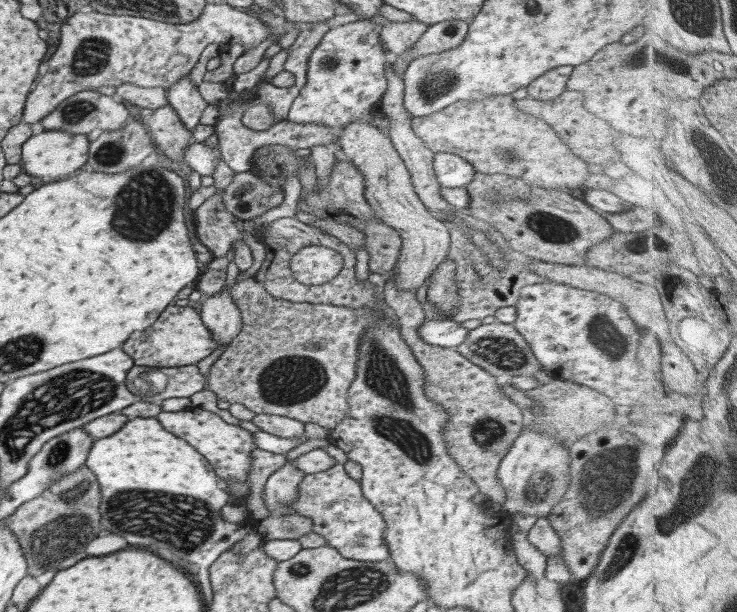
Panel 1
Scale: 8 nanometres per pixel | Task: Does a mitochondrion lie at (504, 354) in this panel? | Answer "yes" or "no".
yes

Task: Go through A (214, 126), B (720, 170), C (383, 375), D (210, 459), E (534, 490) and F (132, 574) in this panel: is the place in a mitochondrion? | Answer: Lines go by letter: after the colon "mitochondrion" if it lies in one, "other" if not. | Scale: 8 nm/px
A: other
B: mitochondrion
C: mitochondrion
D: other
E: mitochondrion
F: other

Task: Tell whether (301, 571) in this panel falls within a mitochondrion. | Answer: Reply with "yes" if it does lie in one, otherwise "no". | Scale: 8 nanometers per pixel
yes

